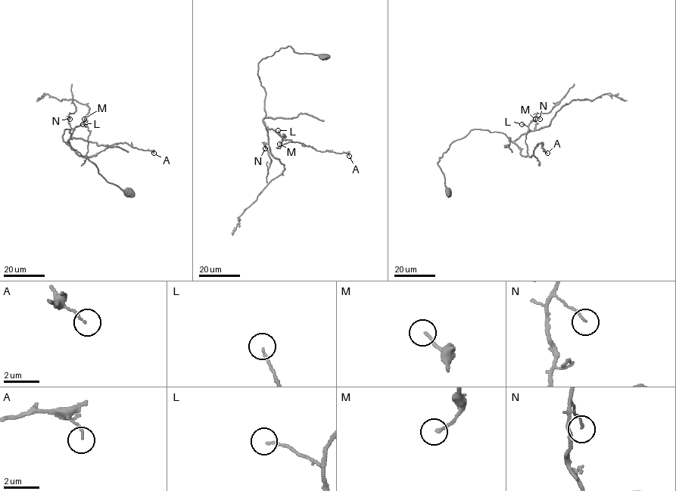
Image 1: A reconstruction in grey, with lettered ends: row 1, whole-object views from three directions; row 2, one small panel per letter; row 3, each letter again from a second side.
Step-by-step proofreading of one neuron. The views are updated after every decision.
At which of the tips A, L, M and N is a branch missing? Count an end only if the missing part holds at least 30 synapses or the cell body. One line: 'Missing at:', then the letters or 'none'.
Missing at: none

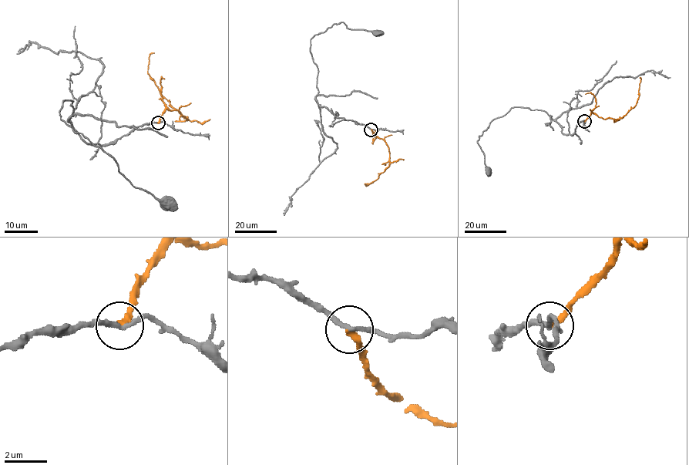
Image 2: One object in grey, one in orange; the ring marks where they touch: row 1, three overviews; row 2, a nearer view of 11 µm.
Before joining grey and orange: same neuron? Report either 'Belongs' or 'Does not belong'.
Does not belong

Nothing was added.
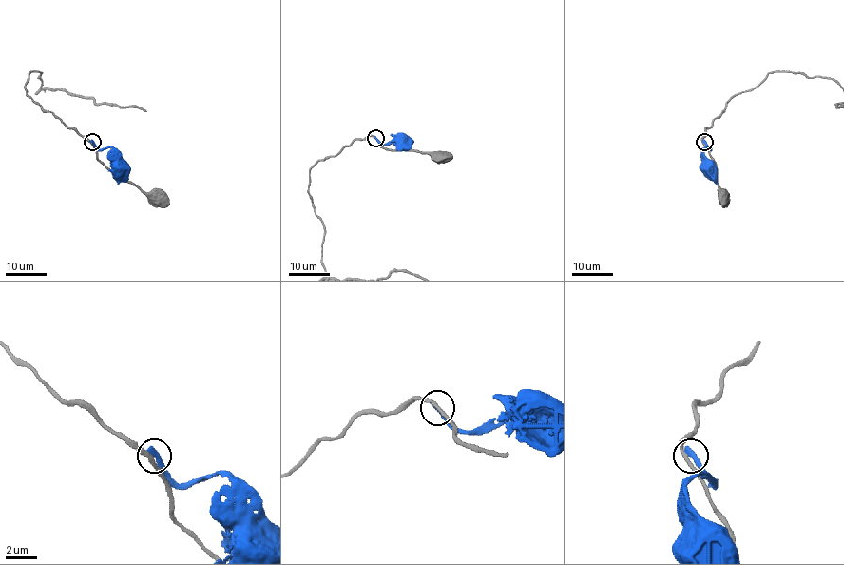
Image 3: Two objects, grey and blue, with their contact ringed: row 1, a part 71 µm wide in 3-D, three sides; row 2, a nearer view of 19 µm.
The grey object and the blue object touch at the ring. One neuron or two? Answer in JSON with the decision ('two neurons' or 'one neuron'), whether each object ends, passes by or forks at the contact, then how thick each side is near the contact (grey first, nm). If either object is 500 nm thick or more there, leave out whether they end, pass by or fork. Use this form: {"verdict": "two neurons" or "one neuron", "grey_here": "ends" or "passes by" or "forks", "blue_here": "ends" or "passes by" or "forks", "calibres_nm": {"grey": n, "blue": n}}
{"verdict": "two neurons", "grey_here": "passes by", "blue_here": "ends", "calibres_nm": {"grey": 220, "blue": 400}}

